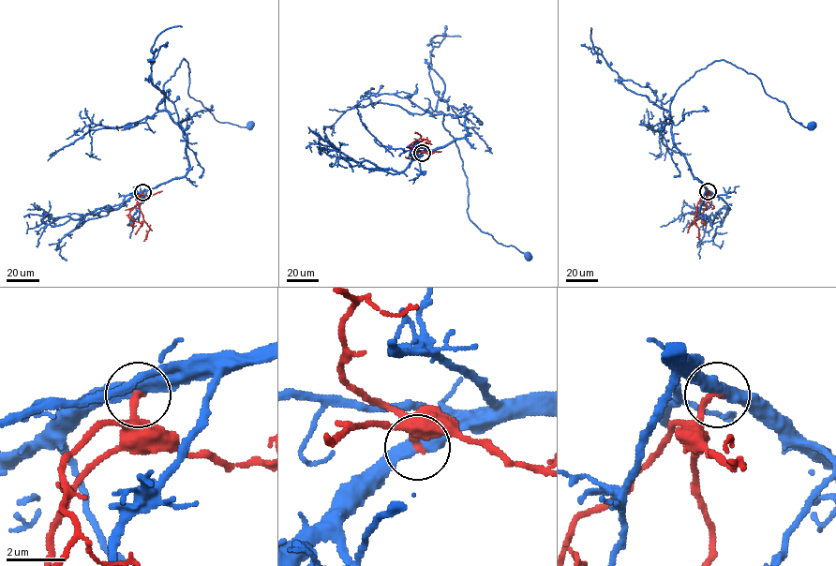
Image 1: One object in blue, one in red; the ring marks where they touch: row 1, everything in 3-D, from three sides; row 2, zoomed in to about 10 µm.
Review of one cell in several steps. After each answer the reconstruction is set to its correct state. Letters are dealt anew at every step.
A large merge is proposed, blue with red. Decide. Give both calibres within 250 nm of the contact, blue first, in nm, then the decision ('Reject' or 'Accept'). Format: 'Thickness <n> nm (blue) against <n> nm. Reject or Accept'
Thickness 440 nm (blue) against 240 nm. Reject

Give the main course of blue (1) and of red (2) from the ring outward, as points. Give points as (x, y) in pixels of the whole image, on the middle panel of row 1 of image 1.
1: (422, 153), (466, 136), (464, 116), (444, 114), (442, 126), (462, 160), (469, 219), (499, 243), (527, 256)
2: (422, 153), (408, 147), (421, 136), (415, 131)

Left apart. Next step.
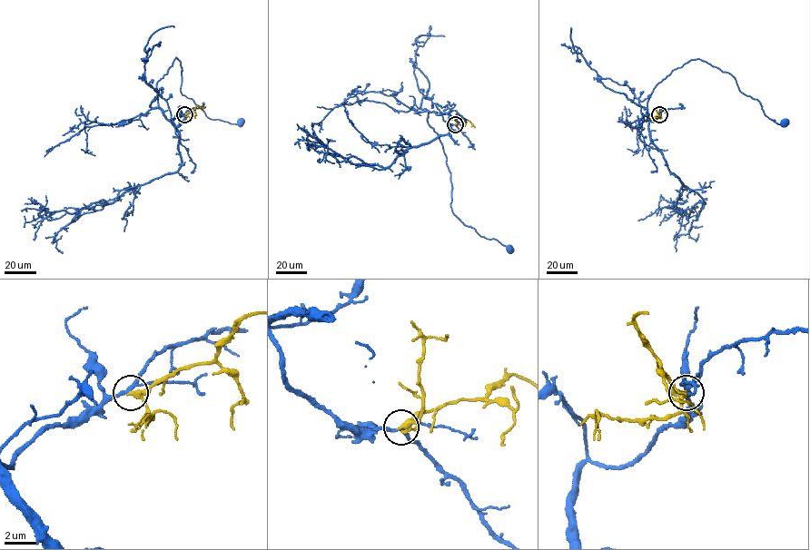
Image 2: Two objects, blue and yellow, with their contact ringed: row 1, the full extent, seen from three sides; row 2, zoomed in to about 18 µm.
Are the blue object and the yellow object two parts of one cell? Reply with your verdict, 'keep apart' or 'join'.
keep apart

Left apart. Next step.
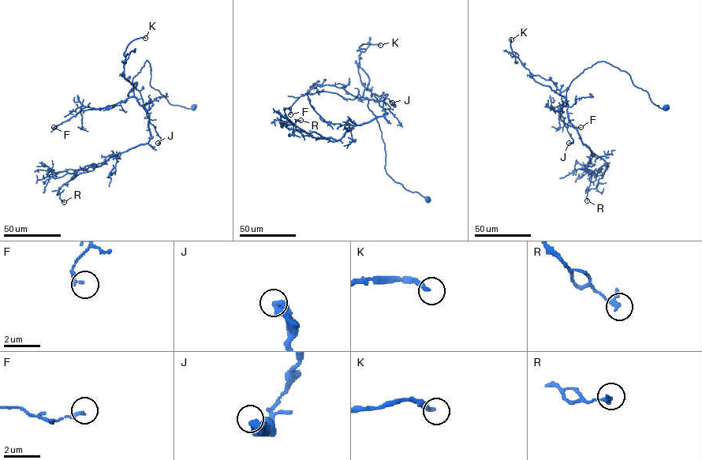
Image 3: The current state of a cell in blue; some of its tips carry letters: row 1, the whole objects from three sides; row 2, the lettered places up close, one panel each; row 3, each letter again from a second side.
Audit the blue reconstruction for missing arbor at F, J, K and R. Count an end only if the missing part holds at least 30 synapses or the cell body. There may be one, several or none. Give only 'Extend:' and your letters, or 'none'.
Extend: K

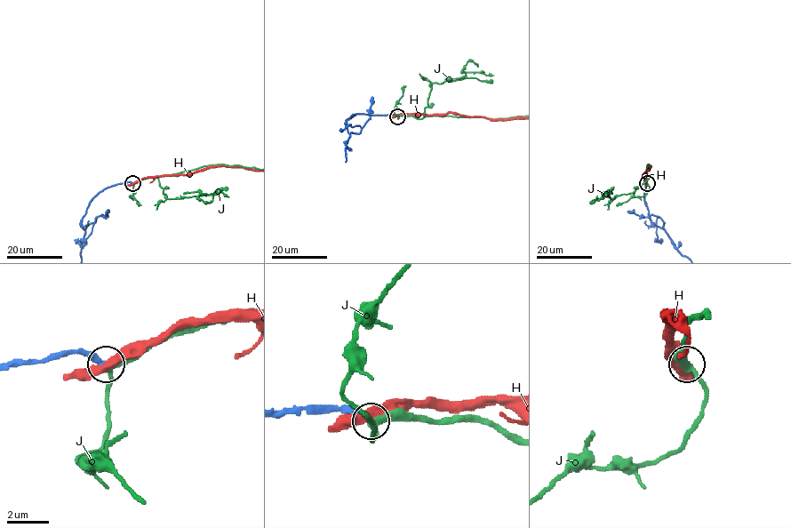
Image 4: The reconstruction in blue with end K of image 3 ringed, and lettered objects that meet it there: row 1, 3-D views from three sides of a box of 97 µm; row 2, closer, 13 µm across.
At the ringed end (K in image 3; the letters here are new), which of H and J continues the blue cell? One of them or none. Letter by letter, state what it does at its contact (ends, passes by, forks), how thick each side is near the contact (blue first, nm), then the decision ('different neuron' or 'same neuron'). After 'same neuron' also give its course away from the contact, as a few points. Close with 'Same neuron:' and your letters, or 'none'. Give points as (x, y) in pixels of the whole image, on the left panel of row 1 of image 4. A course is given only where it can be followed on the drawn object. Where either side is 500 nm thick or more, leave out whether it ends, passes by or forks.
H: it passes by; 280 nm thick on the blue side, 440 nm on the other; different neuron
J: it passes by; 280 nm thick on the blue side, 240 nm on the other; same neuron
Same neuron: J

